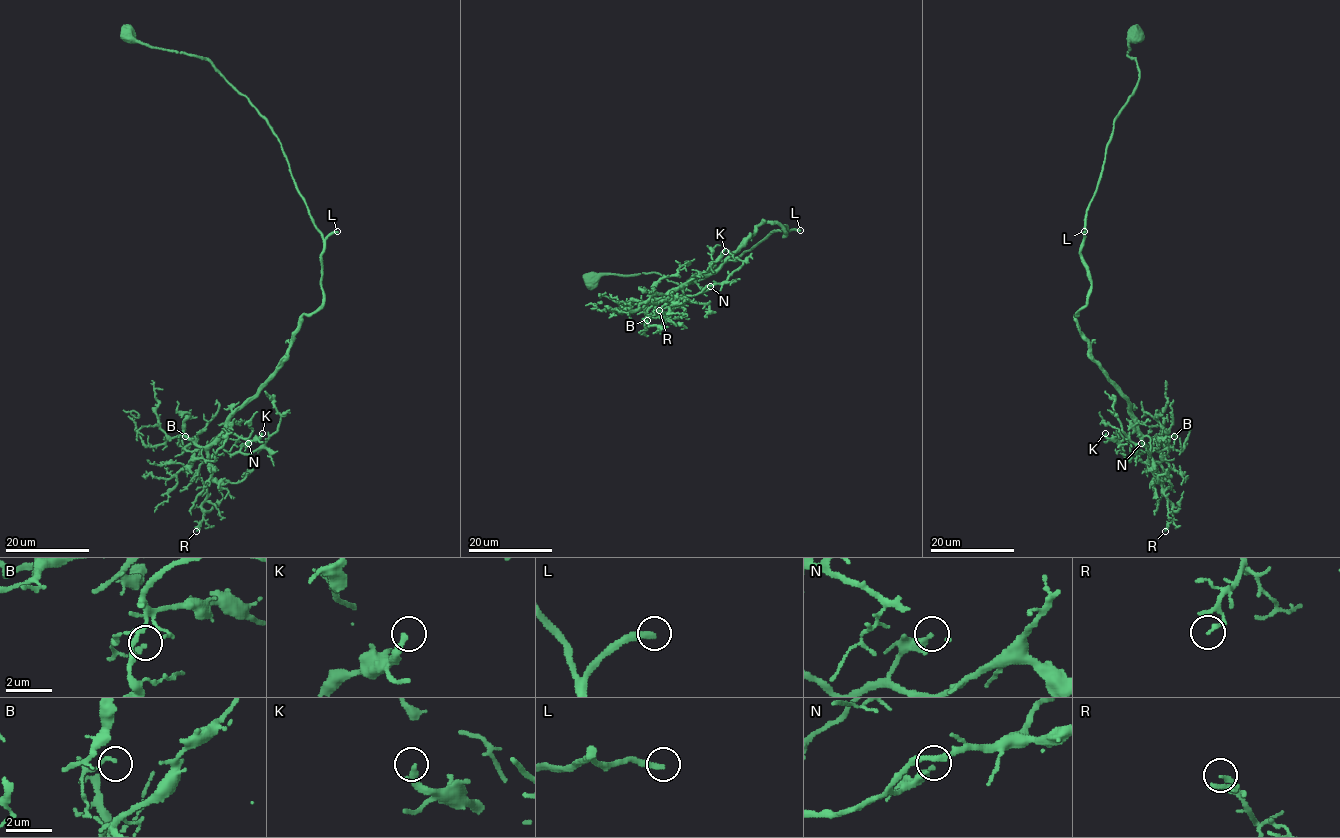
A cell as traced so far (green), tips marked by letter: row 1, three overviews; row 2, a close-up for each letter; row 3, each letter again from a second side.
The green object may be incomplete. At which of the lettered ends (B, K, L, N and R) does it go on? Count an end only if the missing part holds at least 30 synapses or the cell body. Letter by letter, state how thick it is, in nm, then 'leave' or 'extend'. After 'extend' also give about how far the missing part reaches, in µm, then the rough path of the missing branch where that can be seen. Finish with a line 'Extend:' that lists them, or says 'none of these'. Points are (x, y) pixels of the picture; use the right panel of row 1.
B: calibre 170 nm; leave
K: calibre 260 nm; leave
L: calibre 280 nm; extend; missing 120 µm
N: calibre 320 nm; leave
R: calibre 160 nm; leave
Extend: L

